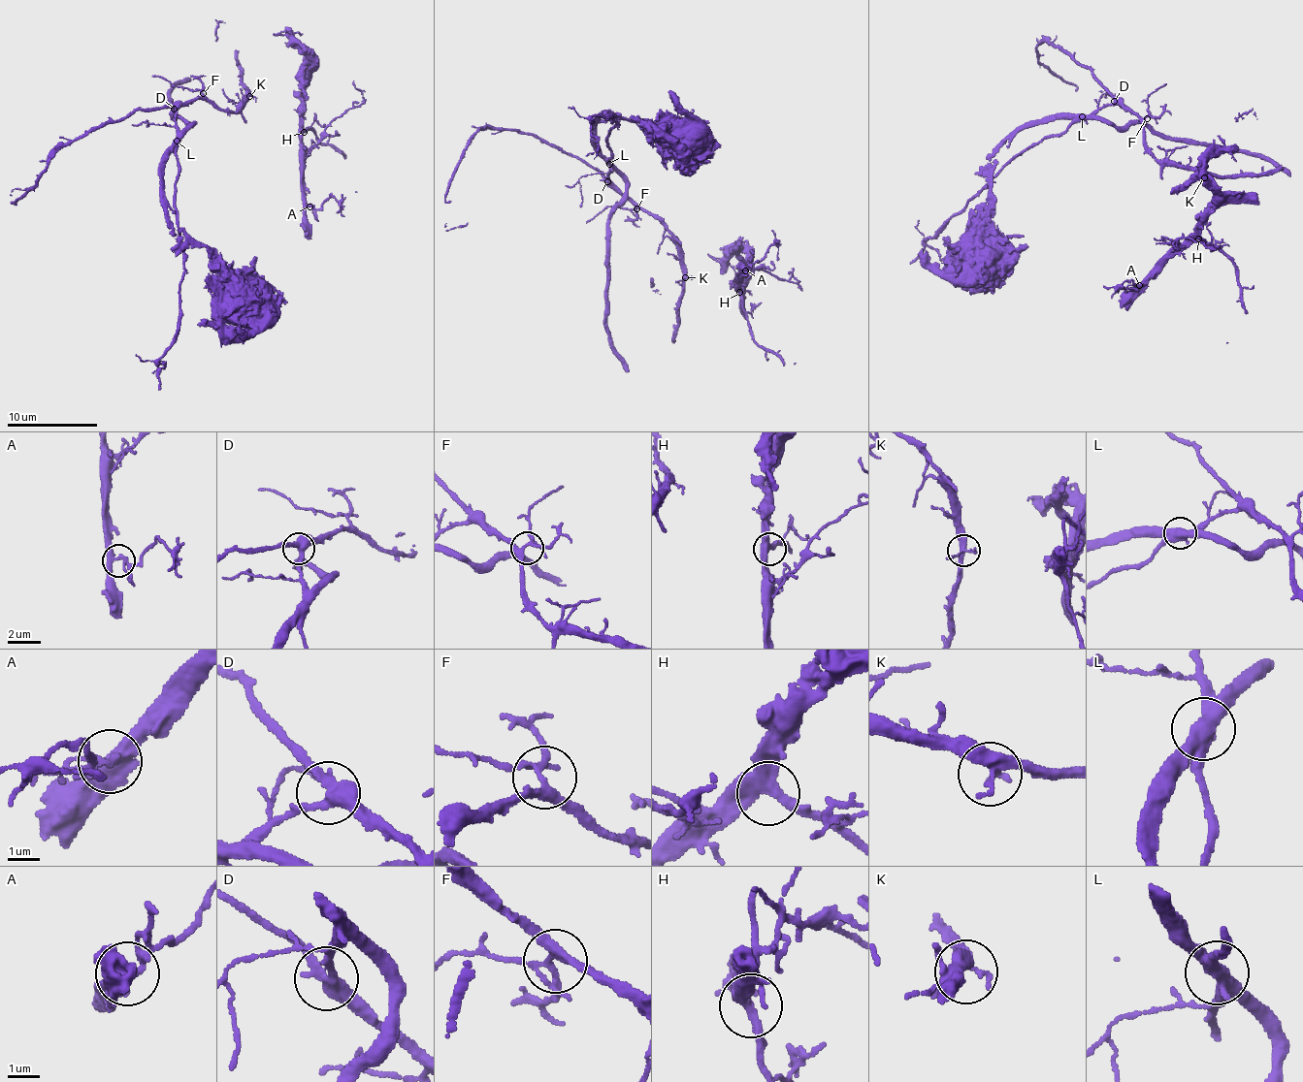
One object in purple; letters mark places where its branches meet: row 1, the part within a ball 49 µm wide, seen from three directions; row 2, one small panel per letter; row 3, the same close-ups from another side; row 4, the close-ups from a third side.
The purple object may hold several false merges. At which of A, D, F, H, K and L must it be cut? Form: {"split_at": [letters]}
{"split_at": ["L"]}

